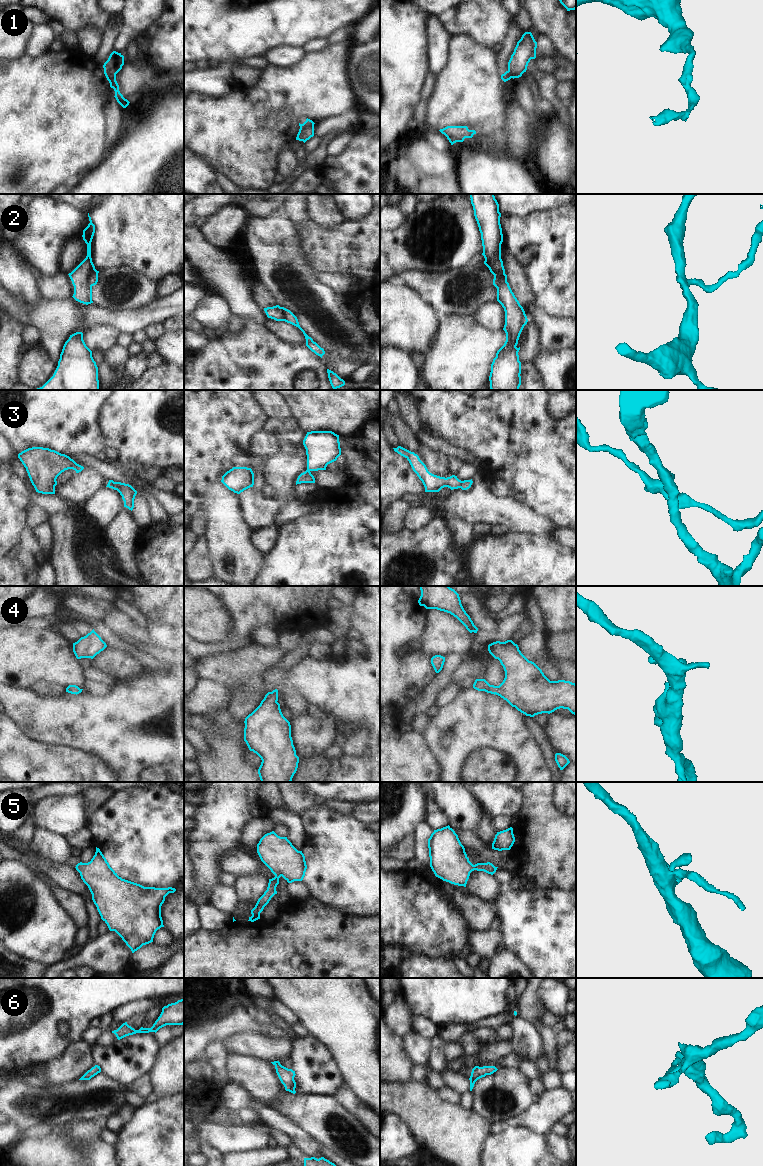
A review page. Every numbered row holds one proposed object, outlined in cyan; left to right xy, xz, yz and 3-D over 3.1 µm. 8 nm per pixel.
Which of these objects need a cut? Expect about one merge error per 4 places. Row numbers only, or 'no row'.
1, 2, 3

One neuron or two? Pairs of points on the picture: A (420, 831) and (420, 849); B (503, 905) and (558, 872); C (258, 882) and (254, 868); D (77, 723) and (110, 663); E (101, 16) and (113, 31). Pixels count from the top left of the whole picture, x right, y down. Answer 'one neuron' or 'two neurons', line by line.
A: one neuron
B: two neurons
C: two neurons
D: two neurons
E: two neurons

